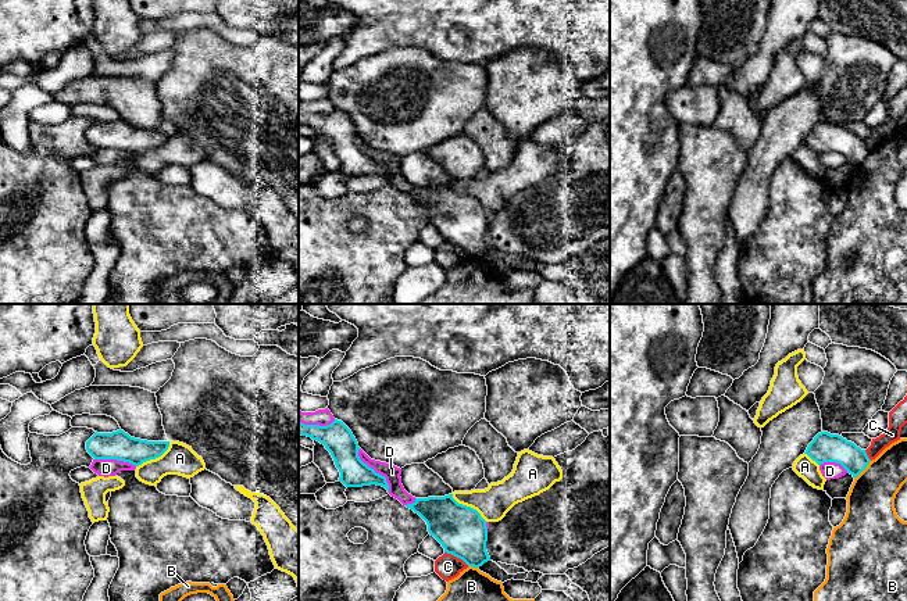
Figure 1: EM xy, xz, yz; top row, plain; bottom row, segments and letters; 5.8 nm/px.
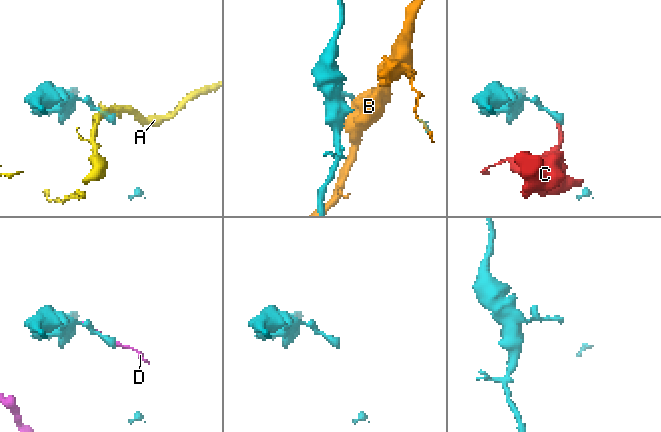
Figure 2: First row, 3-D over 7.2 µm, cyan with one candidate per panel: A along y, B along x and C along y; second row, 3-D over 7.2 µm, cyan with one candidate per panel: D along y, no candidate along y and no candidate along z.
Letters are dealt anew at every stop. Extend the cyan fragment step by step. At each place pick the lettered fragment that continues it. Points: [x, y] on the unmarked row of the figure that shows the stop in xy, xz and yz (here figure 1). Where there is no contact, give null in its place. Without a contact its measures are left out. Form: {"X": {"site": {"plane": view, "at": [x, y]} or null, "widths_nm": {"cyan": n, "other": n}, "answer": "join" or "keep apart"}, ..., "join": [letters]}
{"A": {"site": {"plane": "xy", "at": [154, 147]}, "widths_nm": {"cyan": 170, "other": 180}, "answer": "keep apart"}, "B": {"site": {"plane": "yz", "at": [863, 158]}, "widths_nm": {"cyan": 170, "other": 280}, "answer": "keep apart"}, "C": {"site": {"plane": "xz", "at": [457, 246]}, "widths_nm": {"cyan": 280, "other": 150}, "answer": "keep apart"}, "D": {"site": {"plane": "xz", "at": [374, 160]}, "widths_nm": {"cyan": 170, "other": 90}, "answer": "keep apart"}, "join": []}

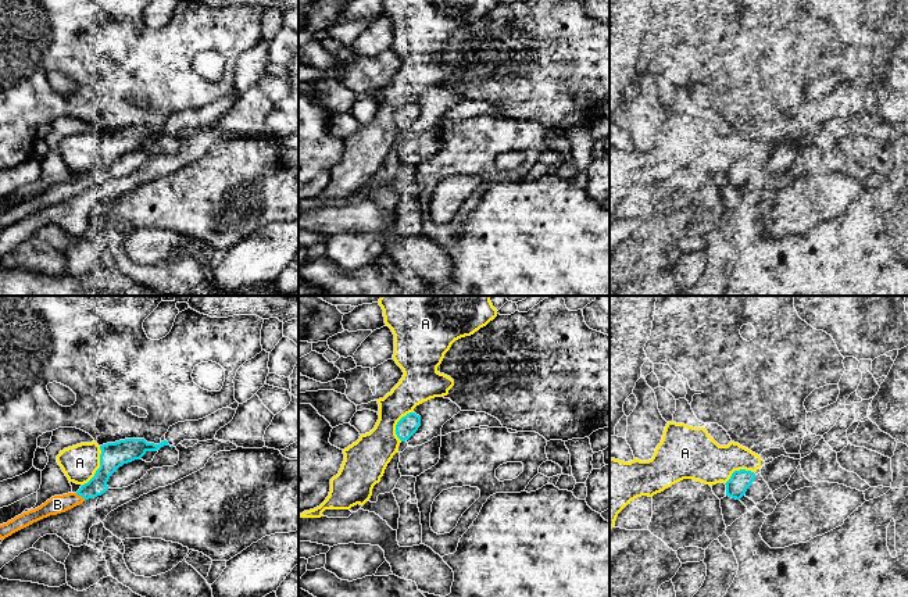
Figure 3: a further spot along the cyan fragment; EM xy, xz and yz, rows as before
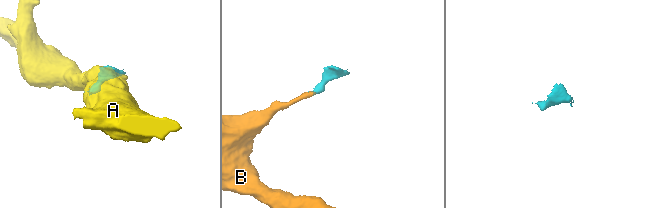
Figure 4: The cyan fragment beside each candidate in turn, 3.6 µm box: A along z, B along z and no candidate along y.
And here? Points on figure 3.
{"A": {"site": {"plane": "xy", "at": [100, 156]}, "widths_nm": {"cyan": 150, "other": 220}, "answer": "keep apart"}, "B": {"site": {"plane": "xy", "at": [81, 185]}, "widths_nm": {"cyan": 110, "other": 110}, "answer": "join"}, "join": ["B"]}

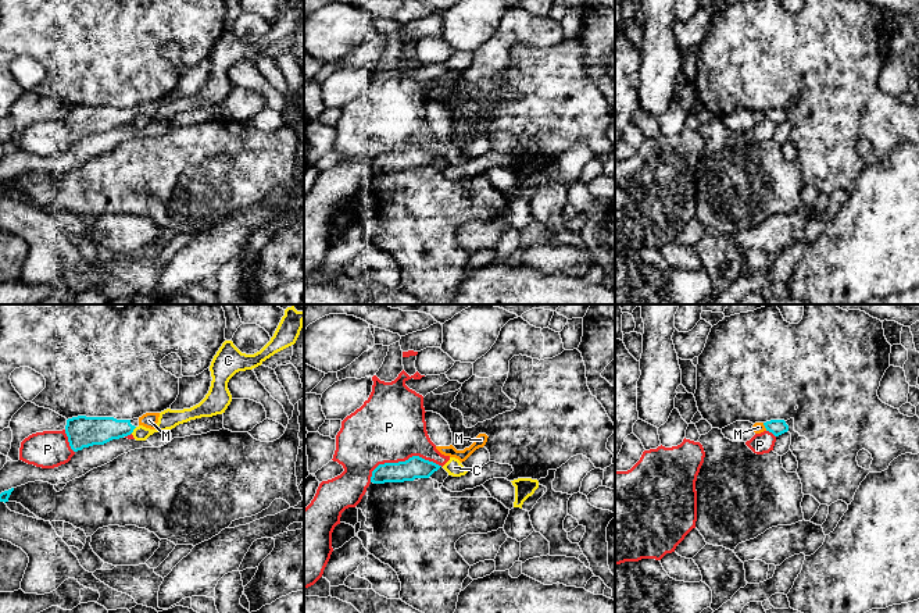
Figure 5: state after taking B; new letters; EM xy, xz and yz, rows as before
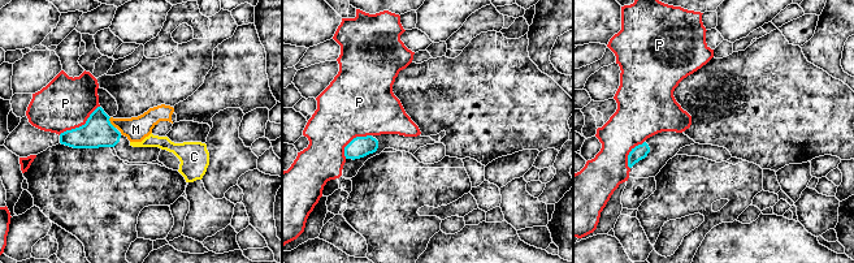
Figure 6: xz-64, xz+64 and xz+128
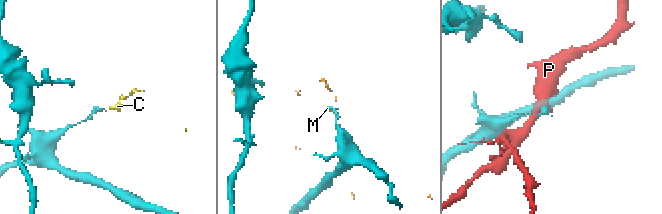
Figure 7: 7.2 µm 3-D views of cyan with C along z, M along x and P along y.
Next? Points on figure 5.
{"C": {"site": {"plane": "xy", "at": [133, 117]}, "widths_nm": {"cyan": 160, "other": 120}, "answer": "keep apart"}, "M": {"site": {"plane": "yz", "at": [765, 116]}, "widths_nm": {"cyan": 90, "other": 60}, "answer": "keep apart"}, "P": {"site": {"plane": "xz", "at": [401, 150]}, "widths_nm": {"cyan": 130, "other": 400}, "answer": "keep apart"}, "join": []}

